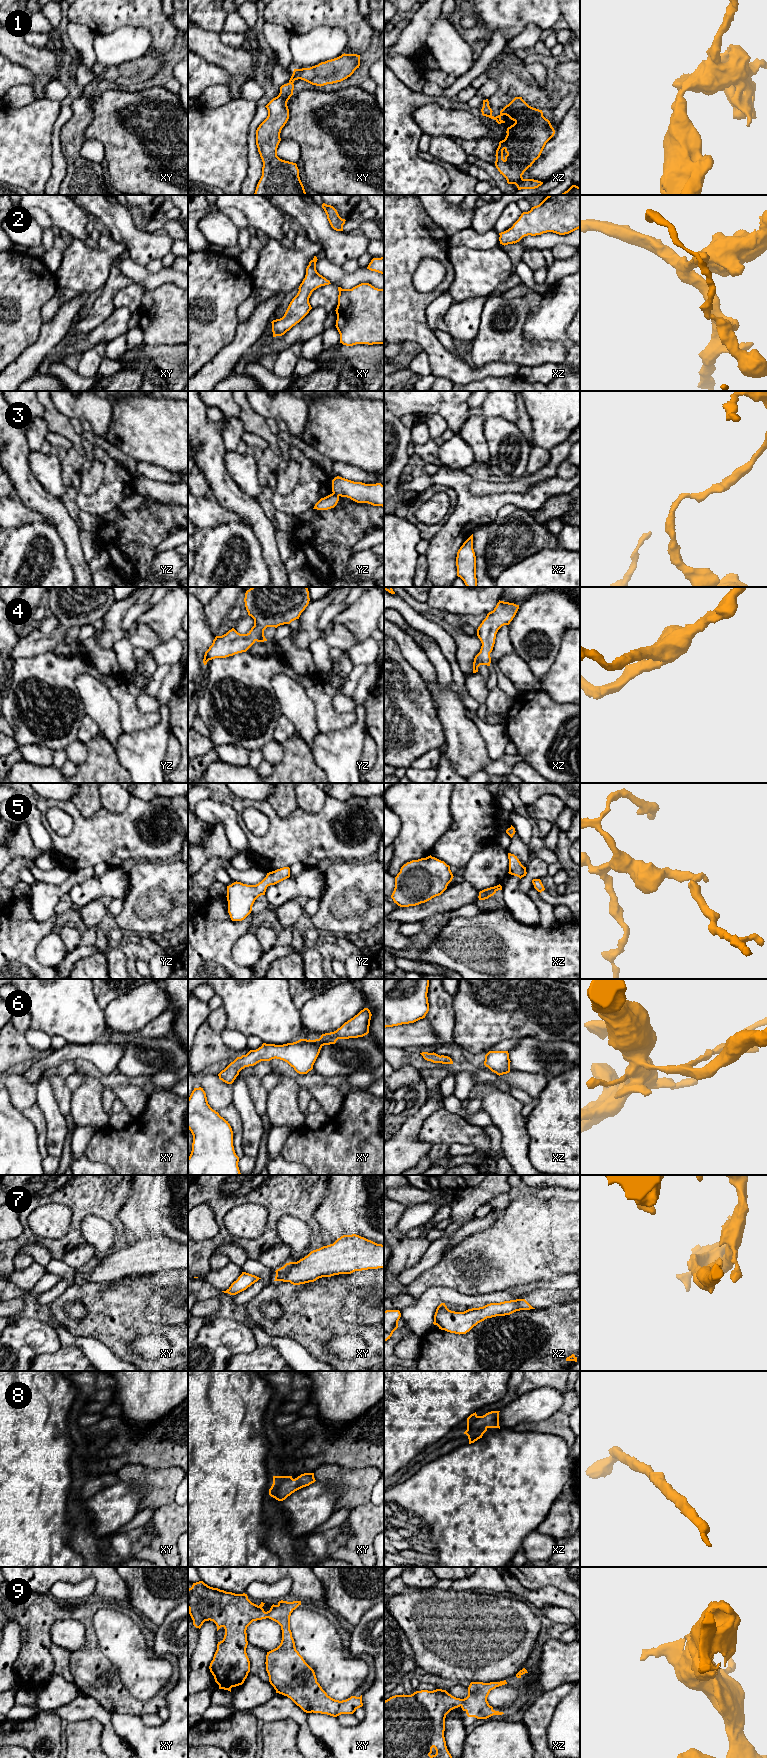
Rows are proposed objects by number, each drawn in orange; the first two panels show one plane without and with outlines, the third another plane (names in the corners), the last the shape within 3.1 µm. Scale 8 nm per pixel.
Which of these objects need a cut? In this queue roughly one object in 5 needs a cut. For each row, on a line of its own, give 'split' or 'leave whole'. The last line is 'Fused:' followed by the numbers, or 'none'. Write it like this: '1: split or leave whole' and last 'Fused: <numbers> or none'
1: leave whole
2: leave whole
3: split
4: leave whole
5: leave whole
6: leave whole
7: leave whole
8: leave whole
9: leave whole
Fused: 3

